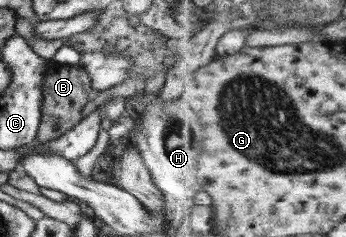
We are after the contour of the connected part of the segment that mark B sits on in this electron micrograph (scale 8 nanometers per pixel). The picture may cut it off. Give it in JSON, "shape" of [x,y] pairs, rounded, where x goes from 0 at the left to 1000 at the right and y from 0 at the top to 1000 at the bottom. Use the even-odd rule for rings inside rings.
{"shape":[[[147,249],[133,253],[136,287],[121,321],[124,414],[116,447],[116,511],[104,549],[107,599],[130,599],[202,549],[202,540],[243,494],[234,456],[260,397],[260,329],[246,291],[223,274],[165,274]]]}

